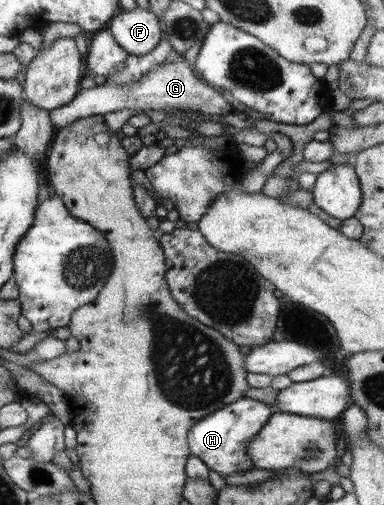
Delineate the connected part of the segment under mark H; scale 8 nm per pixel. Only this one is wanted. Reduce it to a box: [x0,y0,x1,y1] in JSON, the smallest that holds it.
[187,396,273,478]

